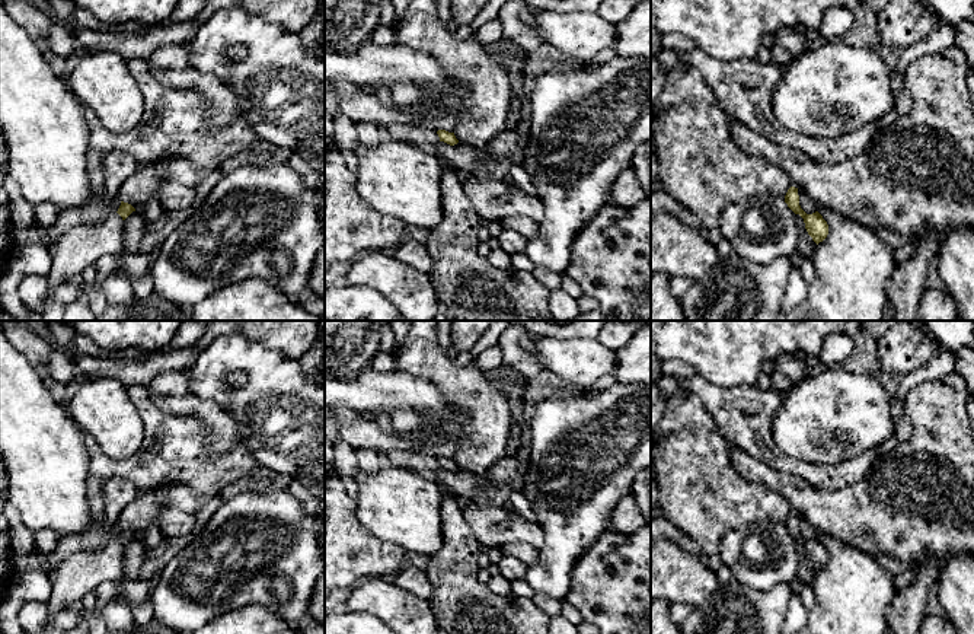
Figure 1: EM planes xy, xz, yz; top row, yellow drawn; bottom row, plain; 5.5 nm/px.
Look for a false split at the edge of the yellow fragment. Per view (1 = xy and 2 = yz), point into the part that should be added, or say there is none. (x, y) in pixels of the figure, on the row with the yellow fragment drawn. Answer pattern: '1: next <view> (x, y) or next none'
1: next none
2: next none

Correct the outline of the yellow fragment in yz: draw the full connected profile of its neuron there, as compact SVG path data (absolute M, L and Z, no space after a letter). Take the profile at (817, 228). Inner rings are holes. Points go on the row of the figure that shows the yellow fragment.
M791 187L785 195L785 203L788 207L795 213L799 214L804 219L805 229L808 235L812 238L812 240L818 245L823 242L828 235L828 224L823 219L823 216L815 211L812 214L807 214L801 206L799 206L799 195L798 188Z

